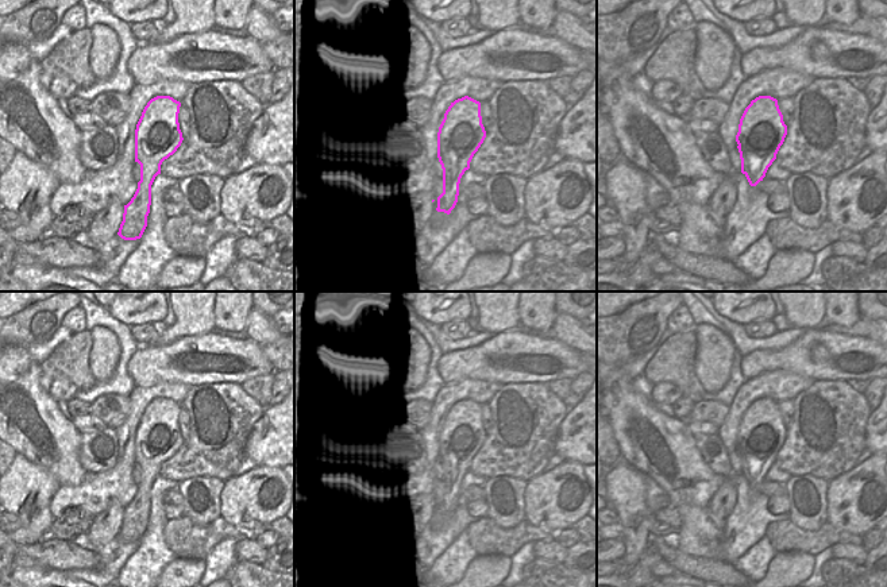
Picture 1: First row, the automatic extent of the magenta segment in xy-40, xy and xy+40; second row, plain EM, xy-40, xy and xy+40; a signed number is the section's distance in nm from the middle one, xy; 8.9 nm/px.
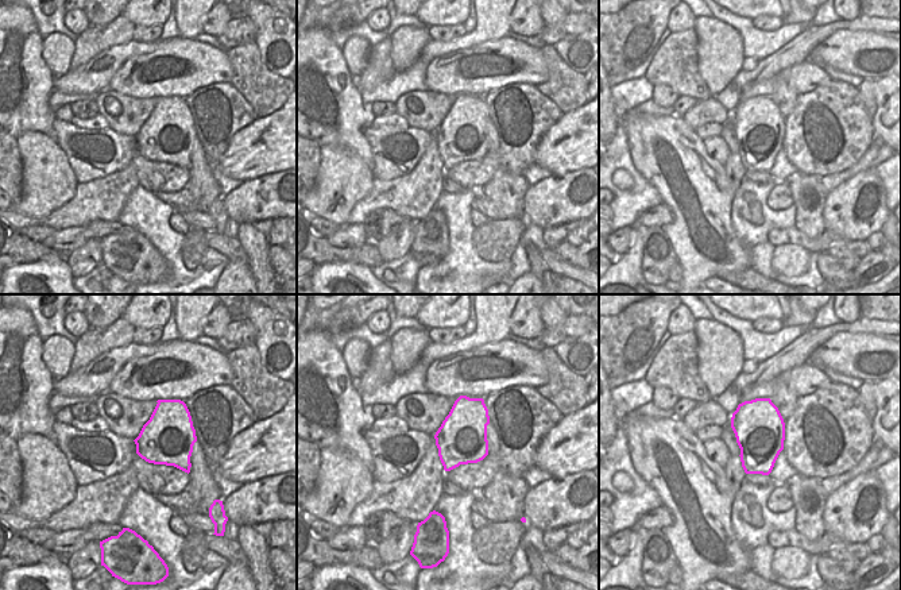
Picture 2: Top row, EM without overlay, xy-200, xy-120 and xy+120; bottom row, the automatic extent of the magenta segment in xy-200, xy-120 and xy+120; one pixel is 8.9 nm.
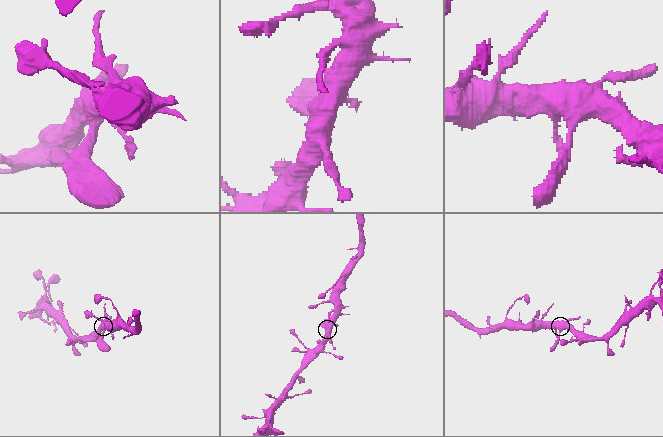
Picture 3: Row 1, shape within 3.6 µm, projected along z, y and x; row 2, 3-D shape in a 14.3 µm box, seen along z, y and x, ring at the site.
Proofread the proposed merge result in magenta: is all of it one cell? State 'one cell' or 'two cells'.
one cell

